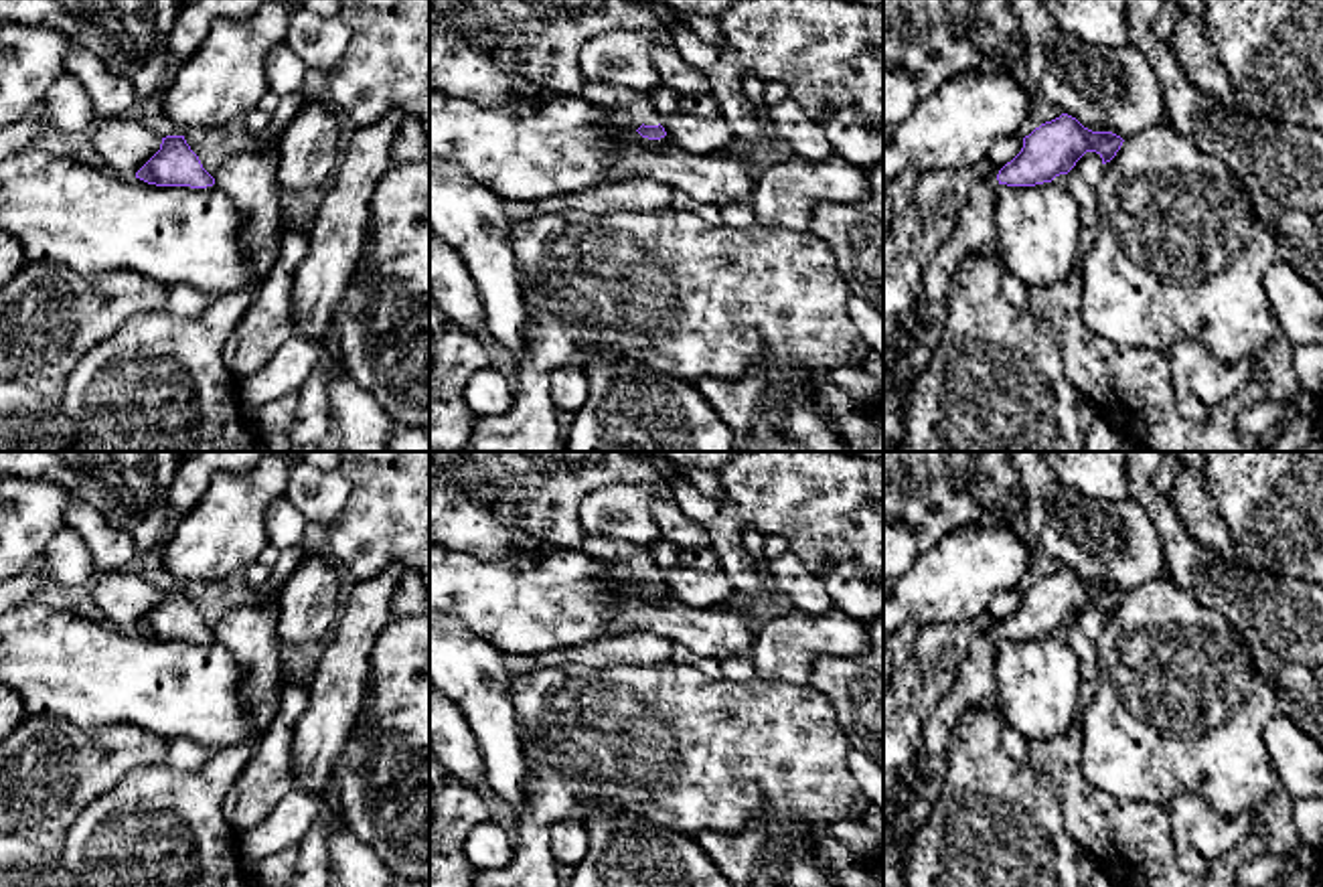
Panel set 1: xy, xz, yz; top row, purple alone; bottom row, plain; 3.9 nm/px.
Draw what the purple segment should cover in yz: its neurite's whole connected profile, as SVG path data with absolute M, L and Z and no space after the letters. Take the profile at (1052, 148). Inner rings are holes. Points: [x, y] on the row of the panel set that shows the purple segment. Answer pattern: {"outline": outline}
{"outline": "M1062 113L1025 136L1021 152L1007 162L995 178L985 178L972 188L968 203L958 213L950 237L926 263L916 306L910 312L883 320L883 389L912 381L932 360L948 320L950 288L964 263L970 257L1001 257L1001 247L993 229L997 186L1035 186L1052 182L1056 176L1068 174L1086 152L1096 152L1102 158L1102 164L1106 164L1116 156L1122 142L1124 140L1112 132L1092 132L1076 117Z"}

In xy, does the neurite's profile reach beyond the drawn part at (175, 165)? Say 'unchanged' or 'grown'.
unchanged

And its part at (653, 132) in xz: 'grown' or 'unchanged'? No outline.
grown

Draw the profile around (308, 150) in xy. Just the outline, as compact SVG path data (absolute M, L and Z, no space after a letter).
M322 99L302 103L278 144L280 186L304 190L324 184L340 158L342 124Z

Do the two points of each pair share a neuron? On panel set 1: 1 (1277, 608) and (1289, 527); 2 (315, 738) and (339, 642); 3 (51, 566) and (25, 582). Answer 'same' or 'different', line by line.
1: different
2: same
3: different

